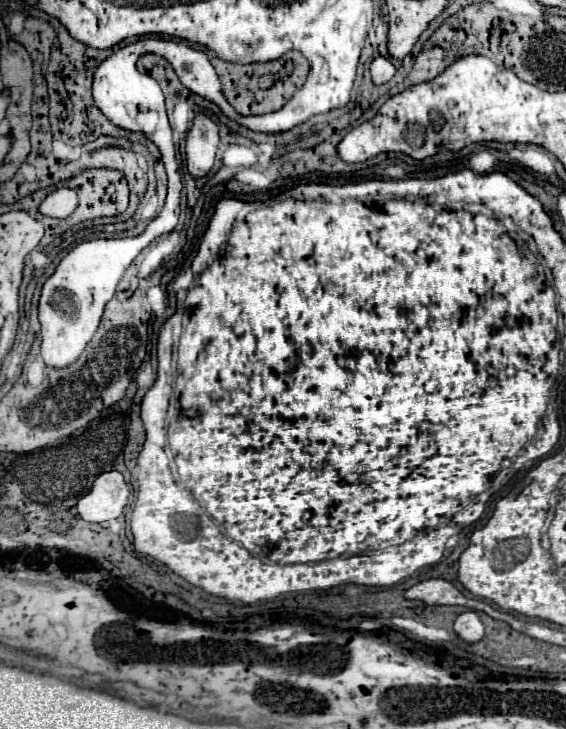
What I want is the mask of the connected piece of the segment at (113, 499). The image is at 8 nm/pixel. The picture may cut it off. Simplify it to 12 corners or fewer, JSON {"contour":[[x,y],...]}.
{"contour":[[102,473],[78,499],[88,523],[118,519],[128,505],[122,473]]}

